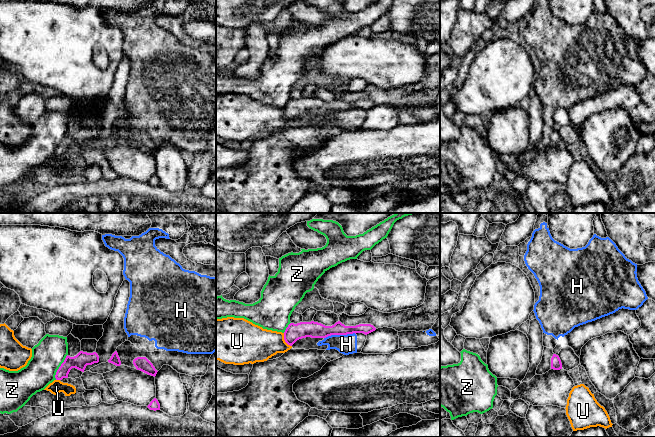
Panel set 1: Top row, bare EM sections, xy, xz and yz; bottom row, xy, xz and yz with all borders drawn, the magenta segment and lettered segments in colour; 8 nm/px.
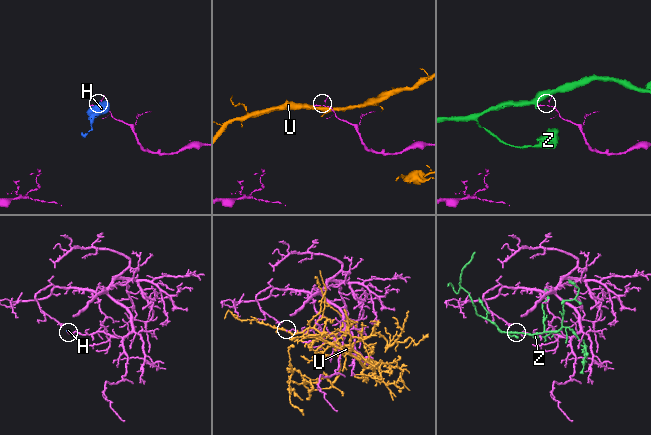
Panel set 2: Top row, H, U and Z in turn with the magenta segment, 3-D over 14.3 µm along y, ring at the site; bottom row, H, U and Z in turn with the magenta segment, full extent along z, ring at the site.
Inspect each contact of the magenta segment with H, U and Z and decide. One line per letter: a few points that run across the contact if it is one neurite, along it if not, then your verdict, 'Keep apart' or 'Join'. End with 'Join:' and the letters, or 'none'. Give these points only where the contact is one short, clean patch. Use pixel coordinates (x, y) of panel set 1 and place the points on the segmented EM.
H: Line: xz (355, 333), (331, 334), (324, 338). Keep apart
U: Keep apart
Z: Line: xy (67, 354), (56, 372), (55, 379). Keep apart
Join: none

